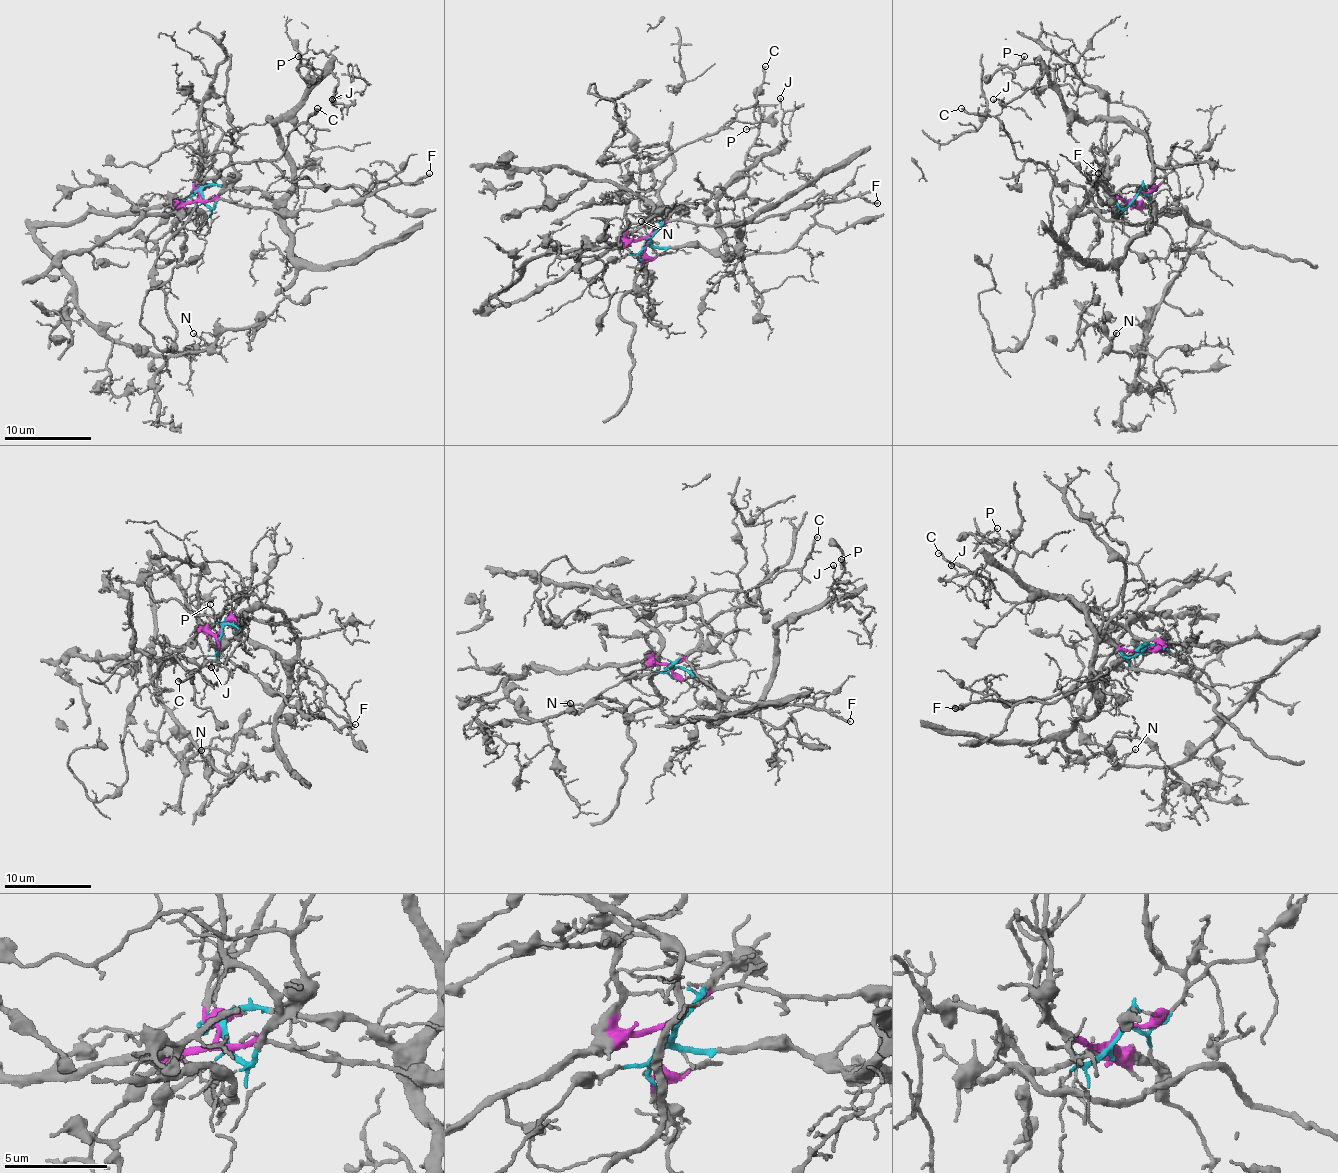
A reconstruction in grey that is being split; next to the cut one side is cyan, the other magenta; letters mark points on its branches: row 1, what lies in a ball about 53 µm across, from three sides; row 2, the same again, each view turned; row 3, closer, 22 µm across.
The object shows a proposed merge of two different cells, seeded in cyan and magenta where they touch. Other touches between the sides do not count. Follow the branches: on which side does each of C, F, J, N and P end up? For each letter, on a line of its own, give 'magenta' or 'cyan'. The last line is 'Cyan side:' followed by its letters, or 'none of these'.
C: magenta
F: magenta
J: cyan
N: magenta
P: cyan
Cyan side: J, P

